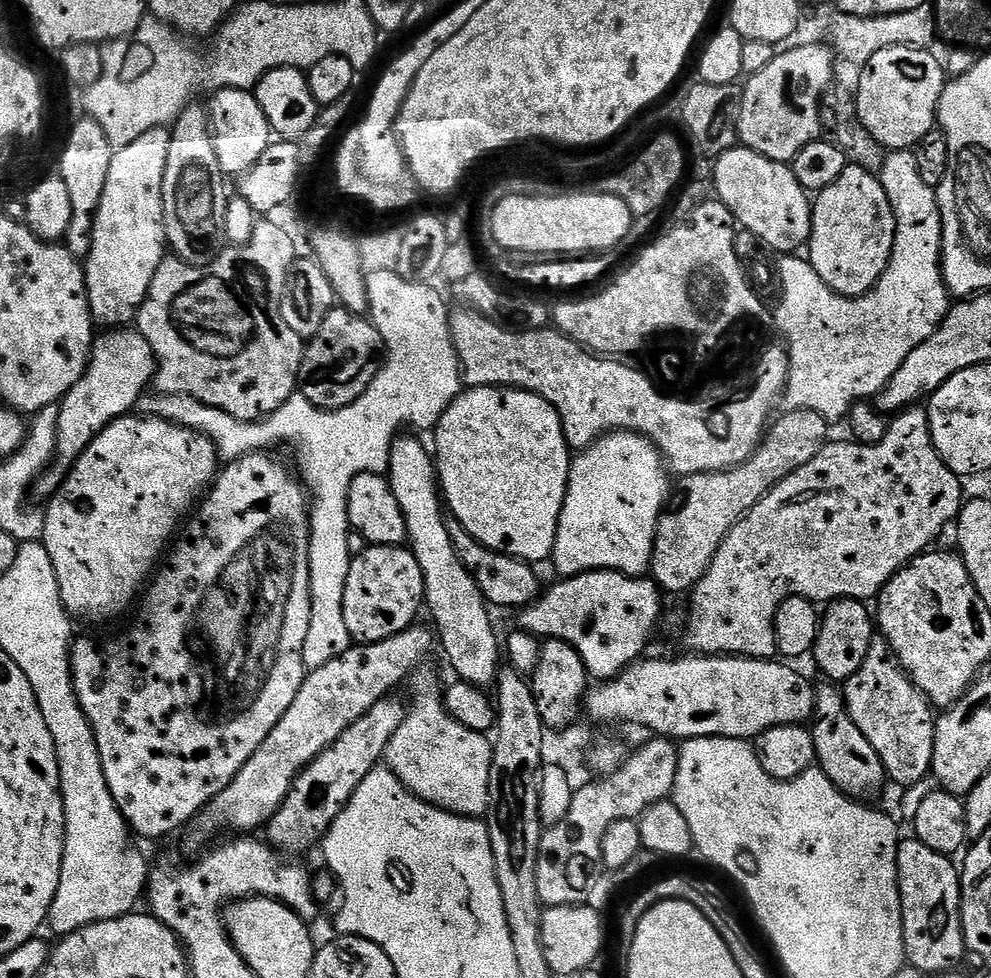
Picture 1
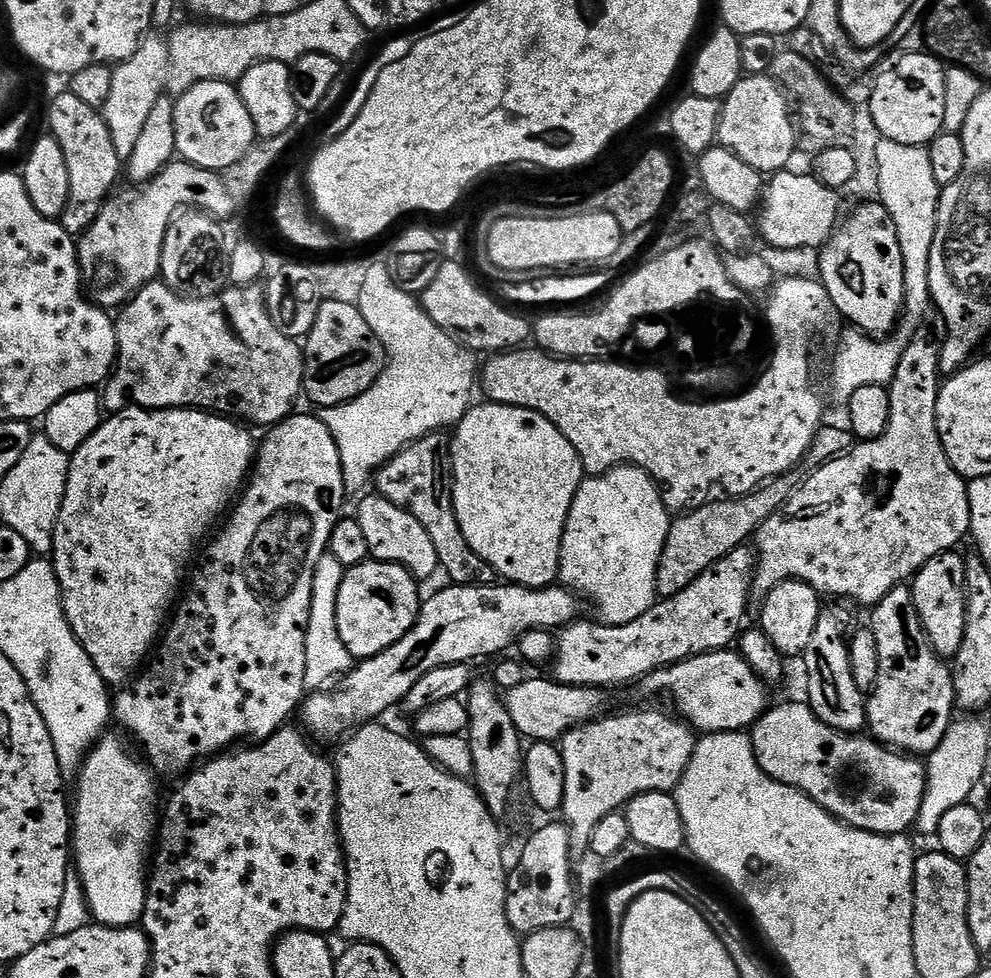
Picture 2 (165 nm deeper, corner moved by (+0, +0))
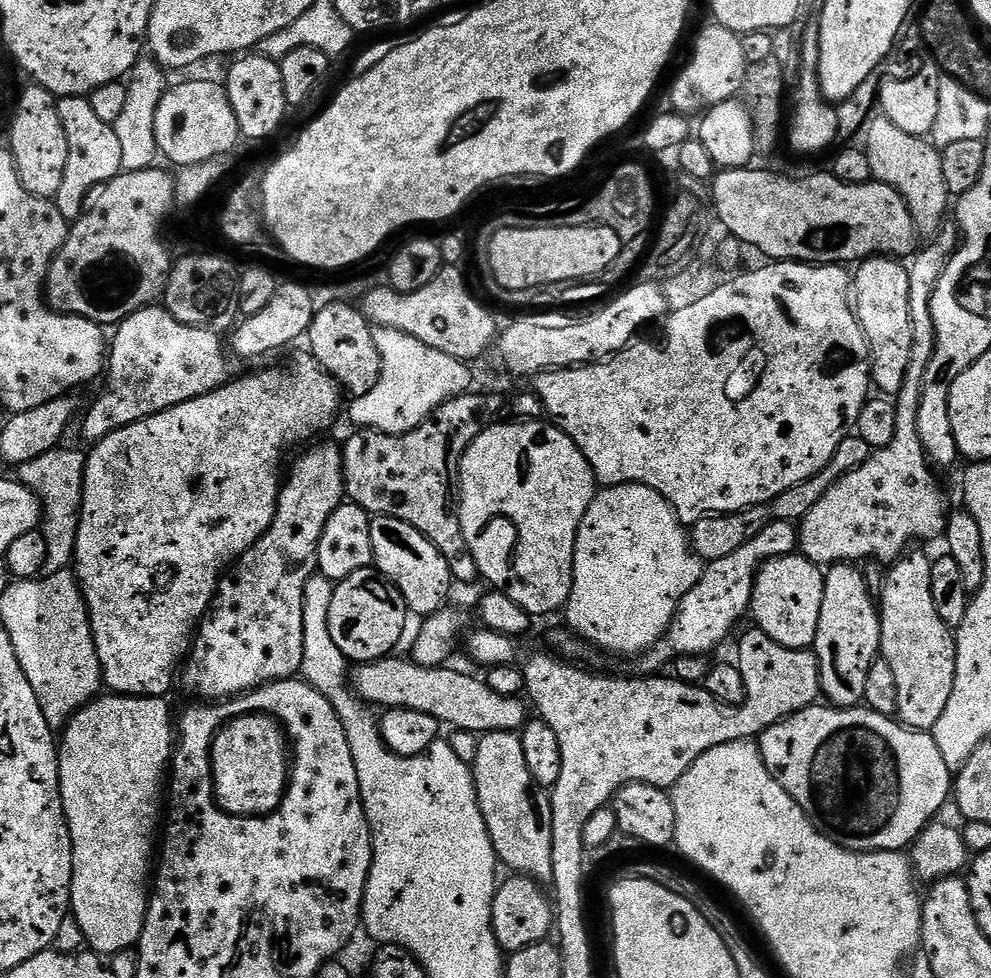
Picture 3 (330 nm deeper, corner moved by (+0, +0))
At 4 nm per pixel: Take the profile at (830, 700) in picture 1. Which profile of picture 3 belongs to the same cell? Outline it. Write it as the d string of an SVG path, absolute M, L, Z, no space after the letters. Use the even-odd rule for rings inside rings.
M833 564L824 572L822 614L814 651L820 671L820 691L833 708L854 708L866 694L866 674L880 656L880 610L859 567Z

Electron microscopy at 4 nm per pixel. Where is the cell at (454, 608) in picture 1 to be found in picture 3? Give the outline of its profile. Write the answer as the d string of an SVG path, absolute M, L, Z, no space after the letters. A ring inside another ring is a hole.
M486 732L478 739L478 754L470 765L476 783L478 806L490 834L490 842L496 851L497 861L512 874L529 878L552 875L552 809L547 803L536 804L532 797L534 785L530 766L526 766L526 754L522 754L522 742L515 732Z

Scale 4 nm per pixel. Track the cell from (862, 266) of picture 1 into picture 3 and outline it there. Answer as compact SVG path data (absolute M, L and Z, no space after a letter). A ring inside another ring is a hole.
M869 256L859 261L854 272L854 307L868 343L870 380L877 393L895 397L902 390L904 367L912 349L910 322L910 278L908 269L899 259L890 256Z

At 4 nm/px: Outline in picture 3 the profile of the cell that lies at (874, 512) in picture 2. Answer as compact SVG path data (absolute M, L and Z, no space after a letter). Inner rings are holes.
M945 222L940 225L939 232L931 237L932 240L924 249L911 257L912 264L907 265L908 277L910 278L910 322L912 323L912 349L908 351L908 365L904 367L904 378L902 390L895 397L896 417L898 426L894 434L894 440L890 446L873 451L873 454L863 466L853 472L848 472L822 494L818 506L806 514L806 518L798 524L798 552L805 556L810 562L821 566L833 564L847 564L849 562L860 562L856 560L885 560L891 562L903 556L906 549L916 539L932 540L943 537L944 527L948 521L950 505L944 501L944 492L936 481L937 473L924 453L922 440L918 438L918 406L920 405L920 394L922 378L926 366L934 363L936 354L936 327L932 317L932 295L940 281L942 270L950 262L958 247L958 228L955 223Z

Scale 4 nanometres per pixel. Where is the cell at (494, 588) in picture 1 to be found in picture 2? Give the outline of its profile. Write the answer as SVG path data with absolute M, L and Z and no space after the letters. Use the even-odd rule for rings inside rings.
M447 435L423 436L418 442L401 450L376 471L374 488L379 495L394 502L394 506L418 518L422 530L430 534L430 542L434 542L434 550L438 550L438 562L442 572L449 576L452 584L497 583L498 577L494 566L478 558L478 554L474 554L474 550L466 542L466 534L462 534L462 526L458 526L452 501L452 458Z

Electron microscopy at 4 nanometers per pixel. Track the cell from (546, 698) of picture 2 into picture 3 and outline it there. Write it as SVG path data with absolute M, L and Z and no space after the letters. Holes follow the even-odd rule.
M385 658L361 664L351 673L350 688L365 705L381 704L381 709L409 708L430 714L441 725L457 732L515 732L528 723L530 708L520 696L497 694L490 690L487 679L475 680L464 672L455 672L449 666L427 668L411 659Z

